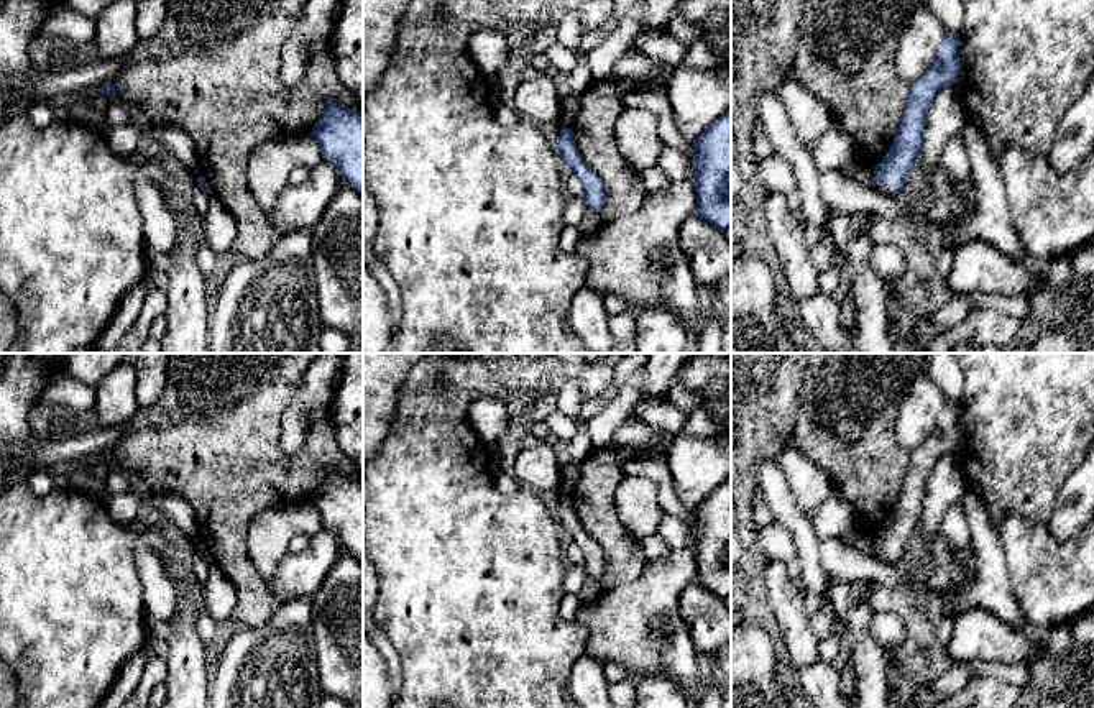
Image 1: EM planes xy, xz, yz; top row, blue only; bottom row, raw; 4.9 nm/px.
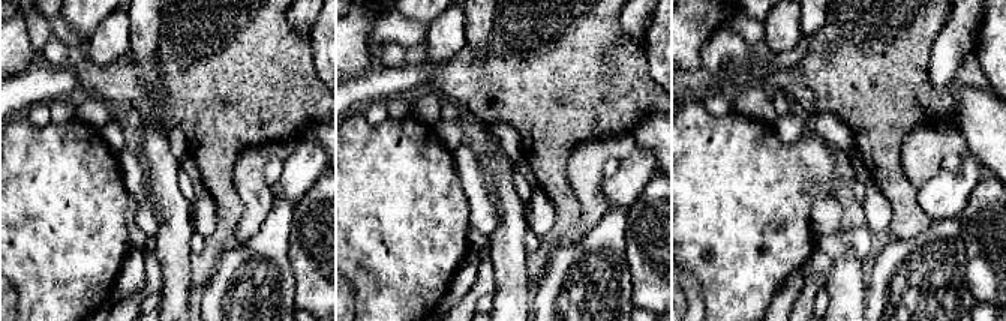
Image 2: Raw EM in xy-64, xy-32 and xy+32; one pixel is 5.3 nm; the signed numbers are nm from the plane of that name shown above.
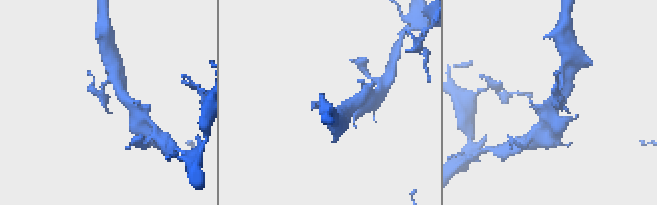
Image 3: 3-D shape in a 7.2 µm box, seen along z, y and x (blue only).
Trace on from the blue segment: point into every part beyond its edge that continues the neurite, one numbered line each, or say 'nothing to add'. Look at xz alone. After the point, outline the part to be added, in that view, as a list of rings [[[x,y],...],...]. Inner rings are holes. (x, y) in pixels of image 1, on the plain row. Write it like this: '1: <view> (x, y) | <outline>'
nothing to add

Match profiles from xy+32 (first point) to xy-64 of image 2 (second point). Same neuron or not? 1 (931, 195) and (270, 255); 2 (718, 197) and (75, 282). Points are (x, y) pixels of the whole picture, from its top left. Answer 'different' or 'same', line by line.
1: different
2: same

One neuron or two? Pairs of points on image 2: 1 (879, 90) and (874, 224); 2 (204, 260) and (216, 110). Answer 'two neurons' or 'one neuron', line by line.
1: two neurons
2: one neuron

